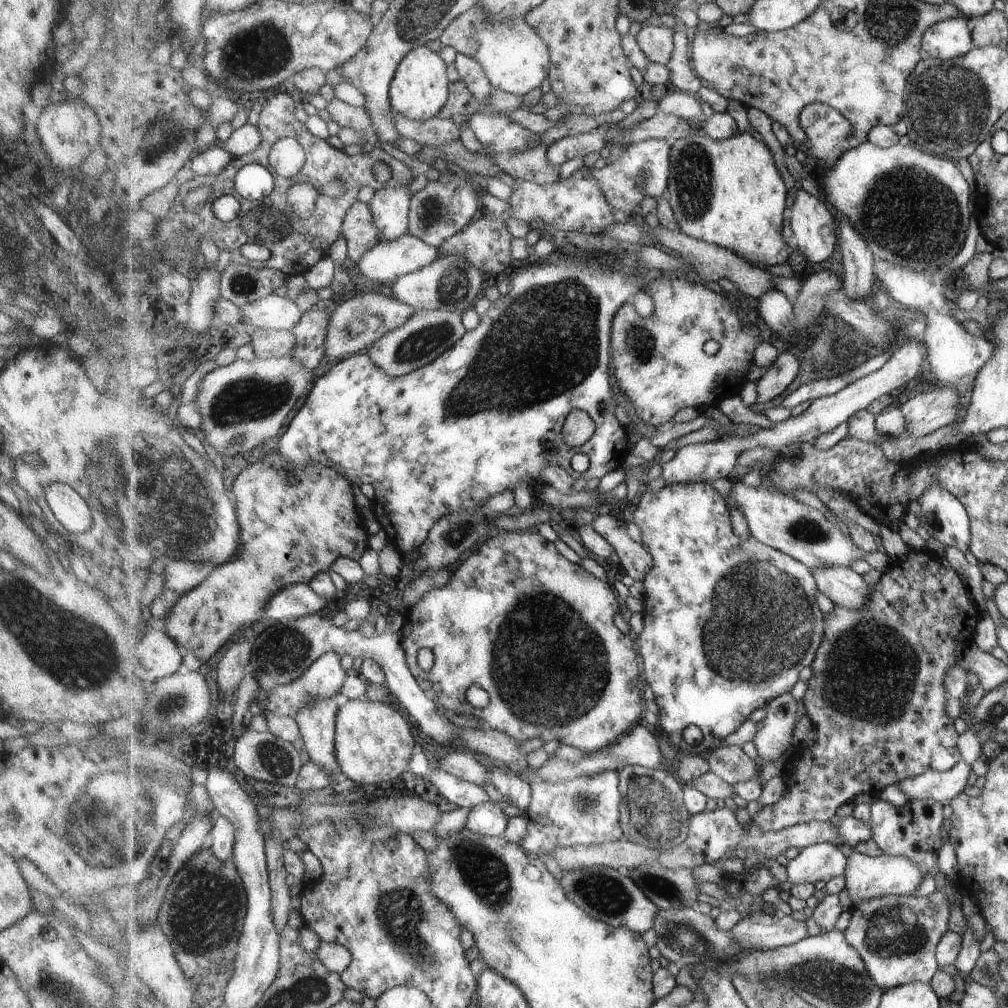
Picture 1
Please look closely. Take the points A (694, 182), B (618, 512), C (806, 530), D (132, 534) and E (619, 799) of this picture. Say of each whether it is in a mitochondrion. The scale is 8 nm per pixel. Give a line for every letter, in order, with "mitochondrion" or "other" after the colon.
A: mitochondrion
B: other
C: mitochondrion
D: mitochondrion
E: mitochondrion

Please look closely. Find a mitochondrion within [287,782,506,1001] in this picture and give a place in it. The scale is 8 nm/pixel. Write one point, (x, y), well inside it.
(401, 915)

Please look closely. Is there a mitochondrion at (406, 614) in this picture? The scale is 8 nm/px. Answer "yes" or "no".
no

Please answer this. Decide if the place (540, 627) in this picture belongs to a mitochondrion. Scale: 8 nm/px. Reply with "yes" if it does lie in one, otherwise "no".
yes

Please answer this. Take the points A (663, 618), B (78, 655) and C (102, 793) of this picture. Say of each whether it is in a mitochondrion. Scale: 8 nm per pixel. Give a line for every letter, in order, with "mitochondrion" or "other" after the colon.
A: other
B: mitochondrion
C: mitochondrion

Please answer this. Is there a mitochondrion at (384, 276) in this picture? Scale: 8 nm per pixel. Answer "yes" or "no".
no

